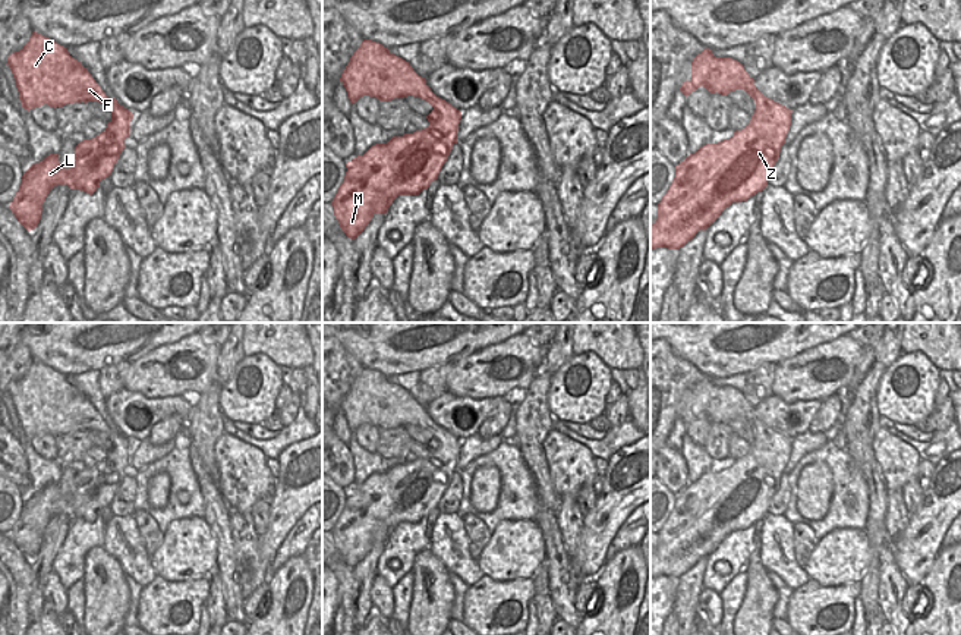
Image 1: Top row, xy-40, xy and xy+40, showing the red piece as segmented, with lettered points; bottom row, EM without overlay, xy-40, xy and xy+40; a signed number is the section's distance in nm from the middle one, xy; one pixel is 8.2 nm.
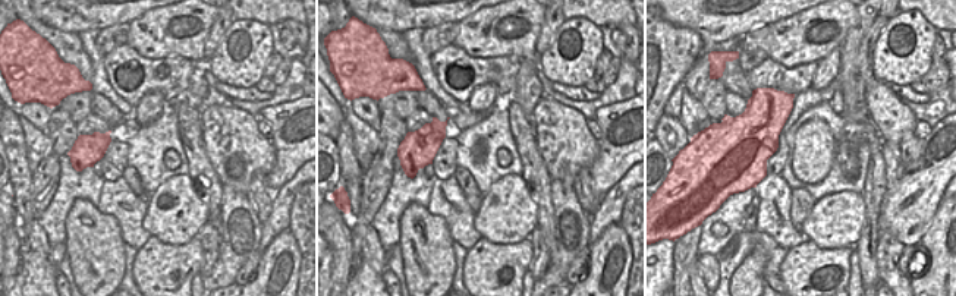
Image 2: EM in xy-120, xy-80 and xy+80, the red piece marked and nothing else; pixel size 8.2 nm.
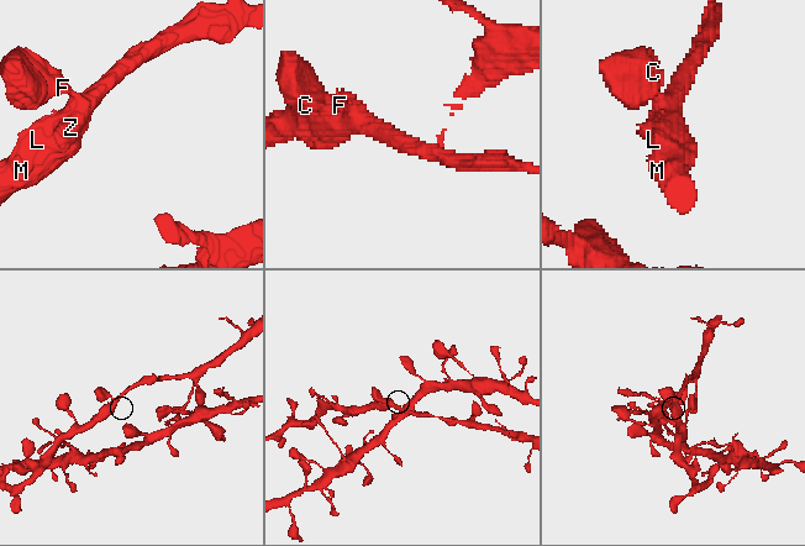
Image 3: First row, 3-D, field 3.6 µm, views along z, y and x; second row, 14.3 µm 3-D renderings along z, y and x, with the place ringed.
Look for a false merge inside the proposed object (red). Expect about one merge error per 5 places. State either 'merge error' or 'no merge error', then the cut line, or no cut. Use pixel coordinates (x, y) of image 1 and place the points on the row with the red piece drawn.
no merge error | no cut

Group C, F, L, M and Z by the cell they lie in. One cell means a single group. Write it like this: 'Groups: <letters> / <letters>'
Groups: C F L M Z

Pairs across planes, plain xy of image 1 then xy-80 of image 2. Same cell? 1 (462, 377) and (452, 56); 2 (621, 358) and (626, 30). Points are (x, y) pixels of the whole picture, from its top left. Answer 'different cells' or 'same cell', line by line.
1: different cells
2: different cells

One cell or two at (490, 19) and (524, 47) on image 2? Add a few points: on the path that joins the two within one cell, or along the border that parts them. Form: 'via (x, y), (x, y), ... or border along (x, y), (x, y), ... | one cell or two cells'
via (493, 30), (499, 38), (513, 40) | one cell

